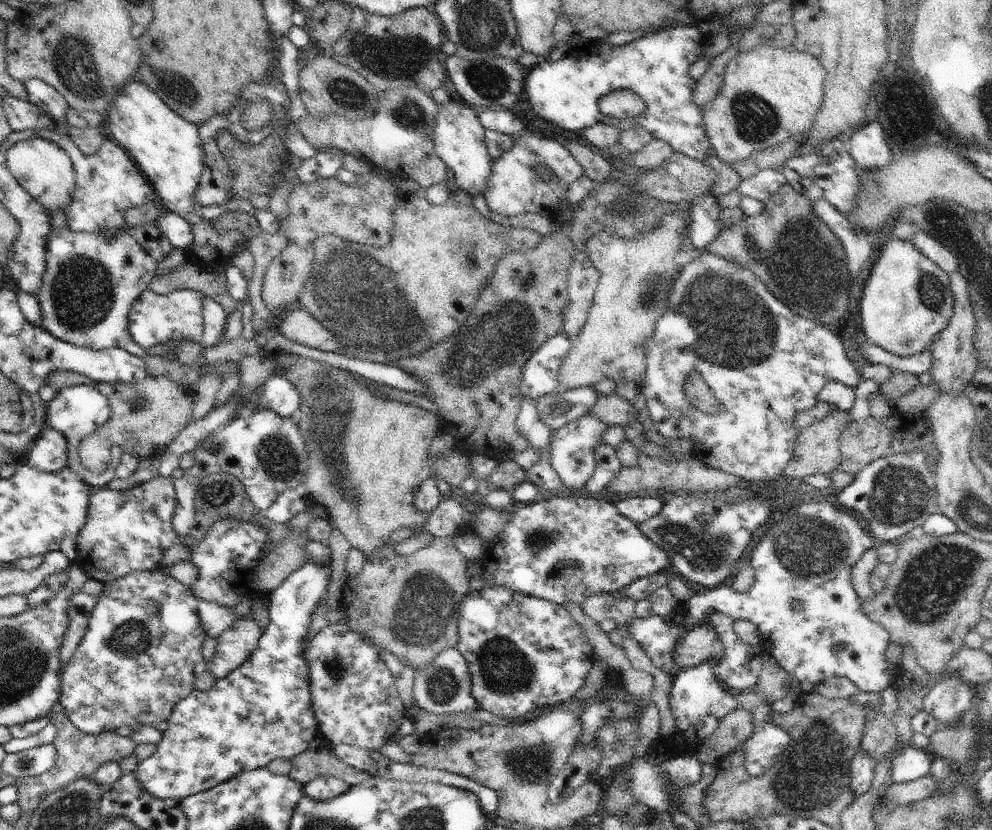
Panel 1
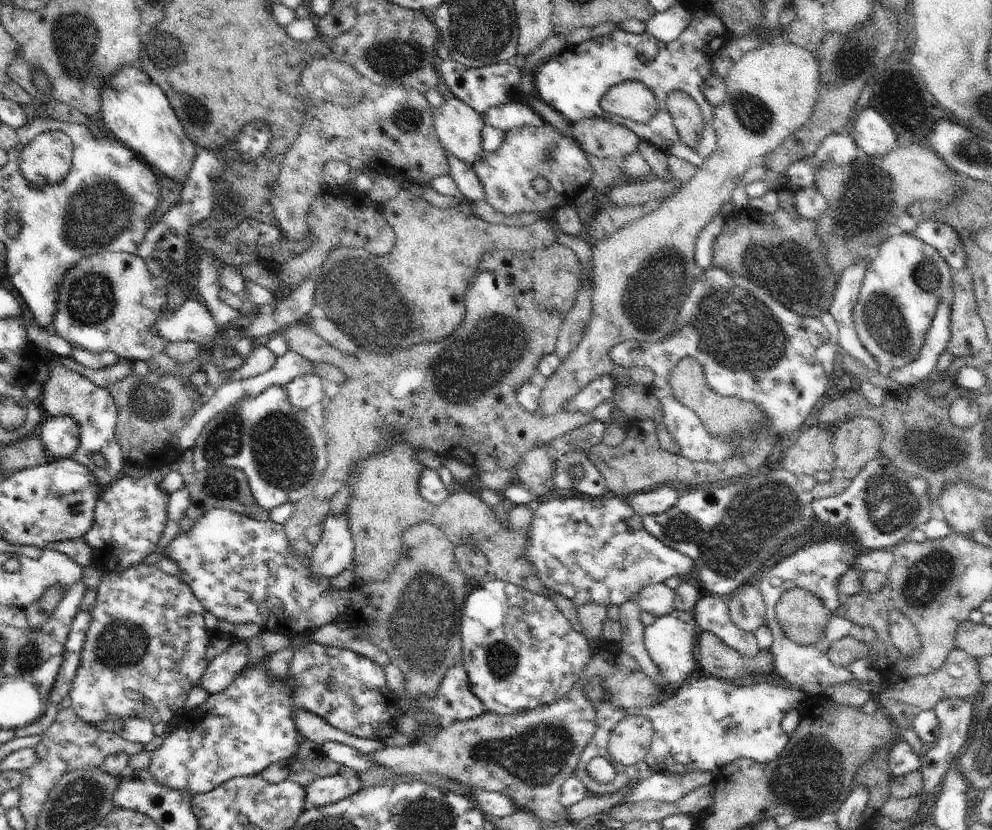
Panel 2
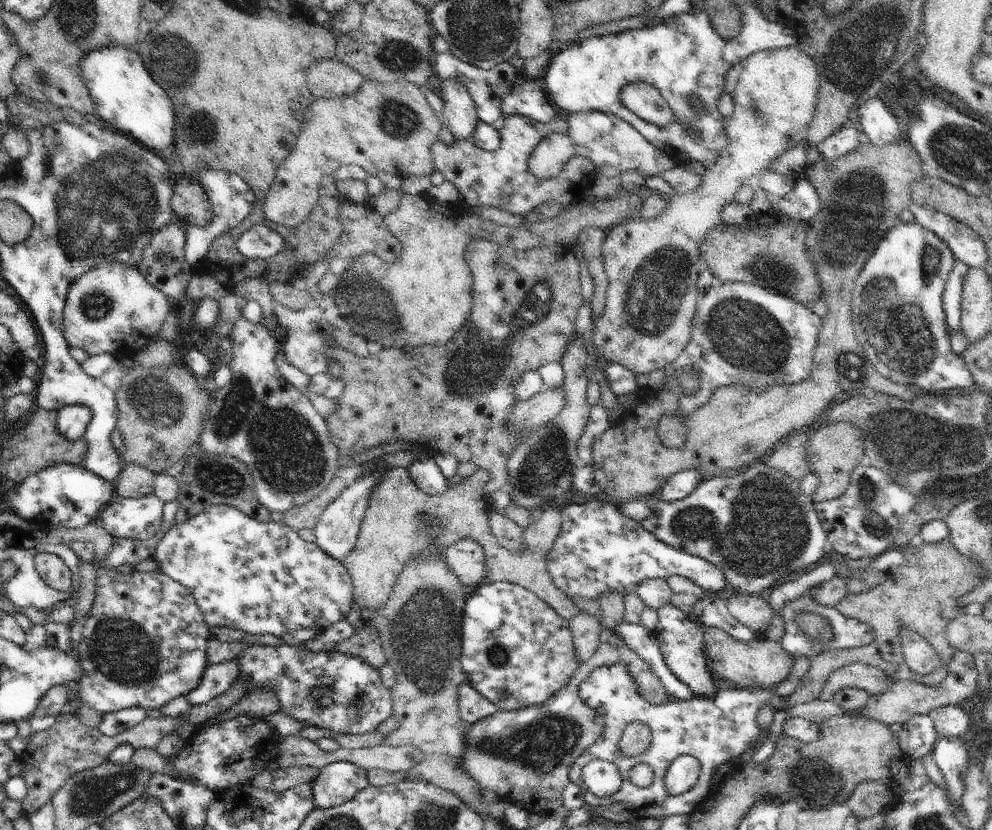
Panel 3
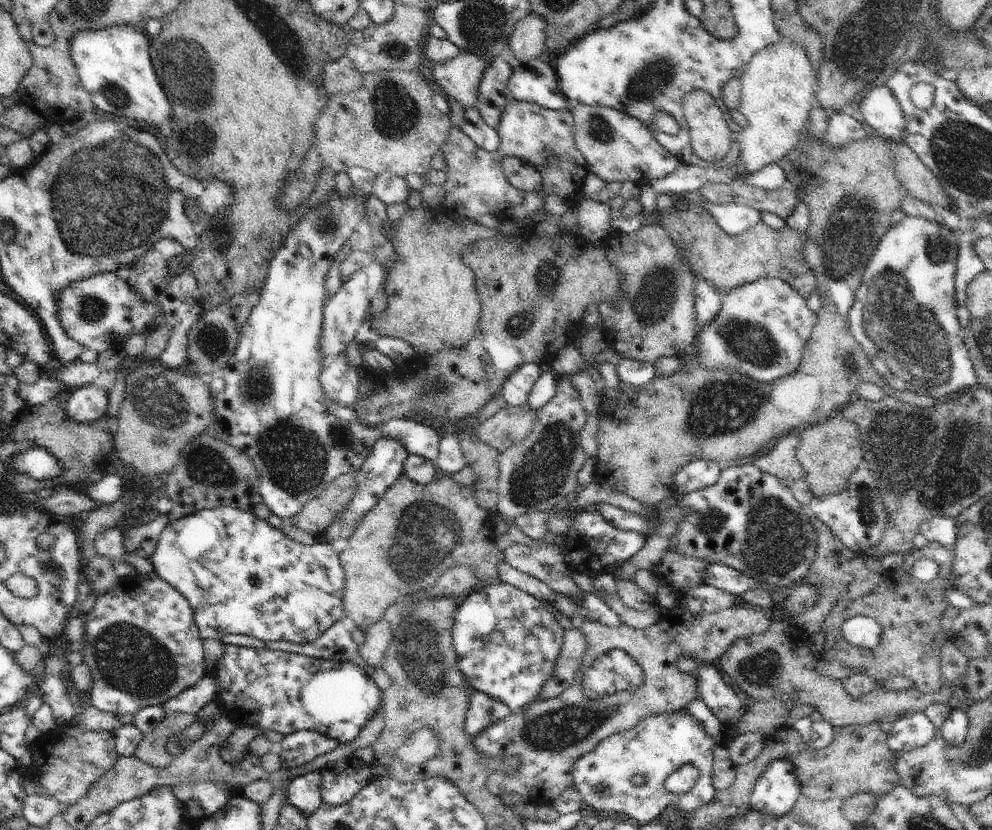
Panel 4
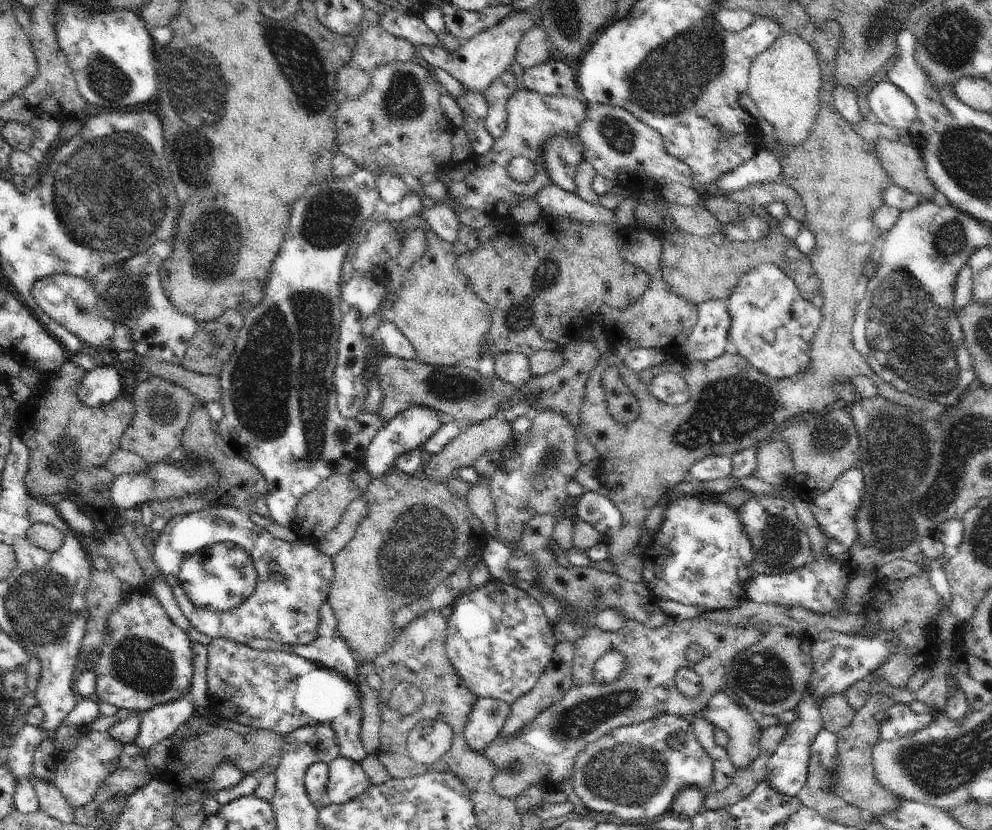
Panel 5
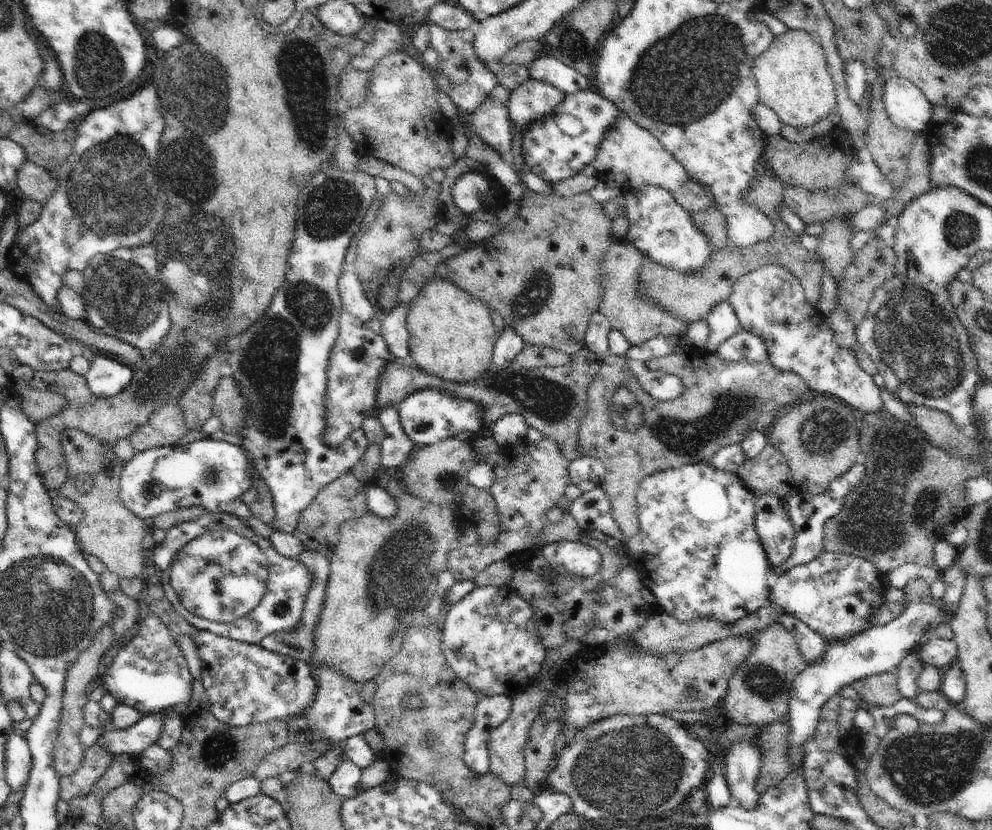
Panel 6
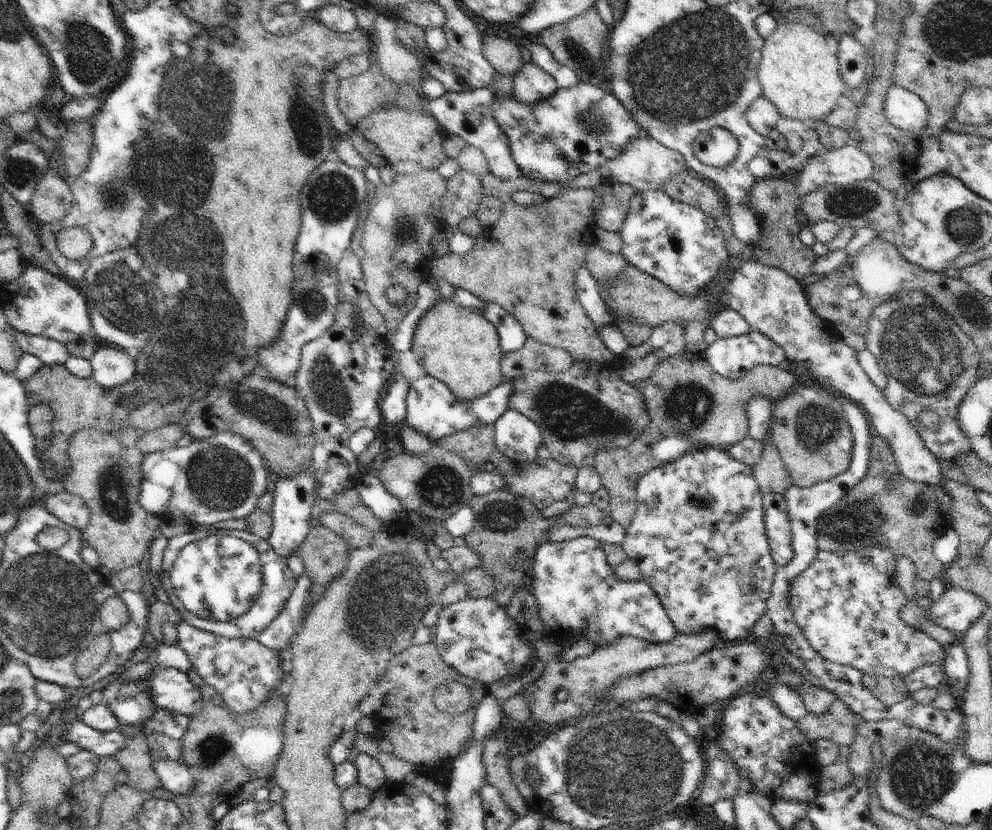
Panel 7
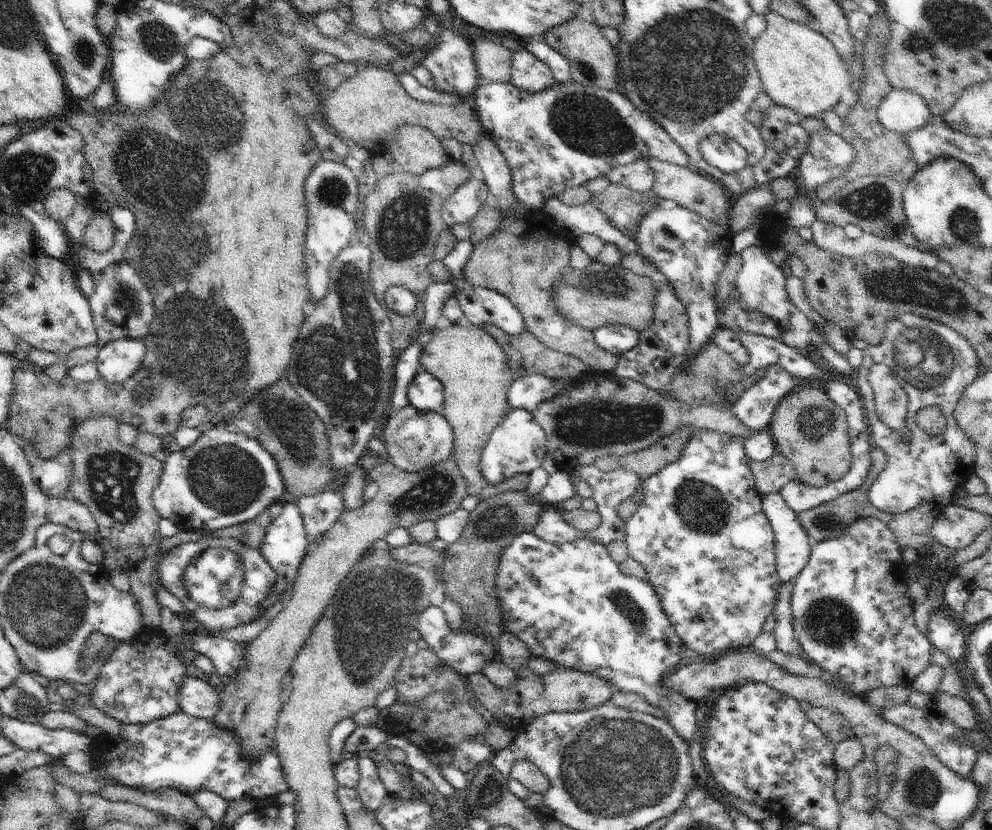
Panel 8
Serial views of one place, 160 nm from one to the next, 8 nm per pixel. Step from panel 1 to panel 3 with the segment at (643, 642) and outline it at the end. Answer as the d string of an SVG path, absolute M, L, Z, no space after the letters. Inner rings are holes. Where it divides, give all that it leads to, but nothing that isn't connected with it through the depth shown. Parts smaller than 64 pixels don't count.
M668 603L658 609L659 621L653 633L661 650L666 666L686 686L691 688L695 696L714 698L719 689L716 687L711 675L710 662L705 655L704 628L692 621L685 612Z

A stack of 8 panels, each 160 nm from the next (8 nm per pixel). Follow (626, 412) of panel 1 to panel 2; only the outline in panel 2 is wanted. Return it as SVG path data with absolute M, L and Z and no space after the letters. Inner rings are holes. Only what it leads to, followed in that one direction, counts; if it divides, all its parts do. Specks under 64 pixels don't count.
M558 242L551 244L549 247L533 251L514 252L504 249L502 251L484 253L484 256L482 256L481 261L479 262L479 269L465 292L465 317L460 323L460 326L458 326L448 338L445 338L440 342L418 343L412 348L399 350L395 353L390 353L389 355L369 353L364 348L358 349L354 354L343 353L341 350L330 346L319 334L316 334L314 330L312 330L312 327L306 324L304 320L283 326L275 334L282 334L282 336L284 336L284 340L290 351L294 351L301 357L311 360L316 364L319 362L326 362L338 366L347 378L337 395L322 402L323 415L320 420L320 426L323 434L327 438L329 463L324 474L321 476L319 484L316 485L314 492L311 494L311 498L320 500L328 499L330 501L332 496L345 486L347 478L353 473L353 470L357 468L357 464L360 461L386 451L399 439L411 445L416 451L430 449L436 452L436 454L439 454L445 460L449 458L457 458L464 461L468 466L474 467L479 473L489 473L498 469L514 469L517 466L520 457L525 452L532 450L534 447L545 445L551 440L554 440L554 438L561 437L567 432L574 430L574 428L578 428L579 426L596 420L591 413L582 414L582 411L577 413L560 411L548 418L533 416L533 414L523 408L517 398L518 389L533 376L542 357L555 352L555 346L561 326L566 320L568 313L574 308L577 299L577 292L581 285L581 274L582 272L578 255L567 246L560 245Z

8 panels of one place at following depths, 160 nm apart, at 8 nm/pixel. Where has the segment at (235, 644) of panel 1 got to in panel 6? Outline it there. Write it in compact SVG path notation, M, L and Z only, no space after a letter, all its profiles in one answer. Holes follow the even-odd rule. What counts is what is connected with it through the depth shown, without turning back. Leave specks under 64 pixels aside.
M168 714L146 715L130 728L106 731L98 738L97 743L111 755L138 756L158 740L166 715Z

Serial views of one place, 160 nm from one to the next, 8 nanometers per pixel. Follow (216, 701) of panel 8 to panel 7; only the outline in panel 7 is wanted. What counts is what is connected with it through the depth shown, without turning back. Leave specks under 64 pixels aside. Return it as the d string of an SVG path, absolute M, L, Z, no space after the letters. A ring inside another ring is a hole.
M162 667L146 679L146 684L151 688L158 709L168 709L191 717L203 707L200 687L186 673L175 668Z

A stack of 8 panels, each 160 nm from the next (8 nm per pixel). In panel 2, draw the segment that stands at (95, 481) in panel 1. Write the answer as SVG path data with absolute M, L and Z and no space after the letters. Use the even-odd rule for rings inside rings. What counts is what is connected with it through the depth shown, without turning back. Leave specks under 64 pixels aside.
M50 357L46 365L49 372L47 381L41 385L40 406L50 416L73 416L80 427L80 443L76 451L77 461L88 467L88 470L97 478L102 488L110 486L120 478L119 474L125 467L126 456L115 440L115 424L117 423L117 406L113 396L105 387L100 387L86 376L69 370ZM101 455L105 458L105 465L97 465L91 458Z

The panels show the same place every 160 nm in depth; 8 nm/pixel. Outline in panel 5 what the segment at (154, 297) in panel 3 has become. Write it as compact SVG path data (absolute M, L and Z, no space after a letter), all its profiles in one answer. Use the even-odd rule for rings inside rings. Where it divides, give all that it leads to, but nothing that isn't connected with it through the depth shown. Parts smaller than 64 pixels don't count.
M66 273L53 274L40 279L31 291L38 306L59 325L75 334L87 348L95 350L99 346L111 346L111 336L116 326L111 320L105 319L97 309L97 302L100 300L90 281Z

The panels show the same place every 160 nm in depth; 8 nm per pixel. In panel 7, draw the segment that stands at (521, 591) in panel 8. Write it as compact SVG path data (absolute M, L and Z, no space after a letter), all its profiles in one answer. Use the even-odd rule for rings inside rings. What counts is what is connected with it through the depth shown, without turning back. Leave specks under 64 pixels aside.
M576 537L565 541L546 541L535 550L533 556L533 595L536 599L539 619L546 630L543 638L550 637L561 643L562 638L579 636L589 640L594 650L610 646L620 637L636 637L654 645L672 642L679 633L654 589L644 580L618 580L615 569L607 561L603 543L592 537Z

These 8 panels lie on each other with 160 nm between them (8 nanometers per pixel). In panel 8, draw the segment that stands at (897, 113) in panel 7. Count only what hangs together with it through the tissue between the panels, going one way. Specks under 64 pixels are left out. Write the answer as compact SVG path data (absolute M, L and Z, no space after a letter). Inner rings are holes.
M893 89L886 94L877 109L880 124L902 135L909 135L926 125L931 118L930 108L914 92L905 89Z

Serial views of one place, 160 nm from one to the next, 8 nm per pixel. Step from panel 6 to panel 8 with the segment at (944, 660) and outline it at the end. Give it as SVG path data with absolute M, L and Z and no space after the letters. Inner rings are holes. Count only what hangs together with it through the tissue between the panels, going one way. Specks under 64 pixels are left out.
M860 518L856 522L852 522L846 530L846 534L842 534L840 538L826 540L820 542L811 550L809 560L807 565L804 566L800 576L796 578L796 583L794 586L791 604L792 604L792 626L794 626L794 634L796 634L796 640L800 642L802 646L802 654L806 658L810 658L812 662L816 662L820 668L832 672L836 678L840 678L840 682L844 686L852 686L852 692L858 692L860 697L870 690L875 690L876 688L889 688L899 685L911 685L912 682L930 665L930 658L932 656L931 650L934 646L927 638L925 634L922 634L916 628L914 621L914 603L908 596L908 584L910 582L910 572L908 571L909 565L902 559L900 546L896 542L896 538L892 533L892 530L876 520L876 518Z

